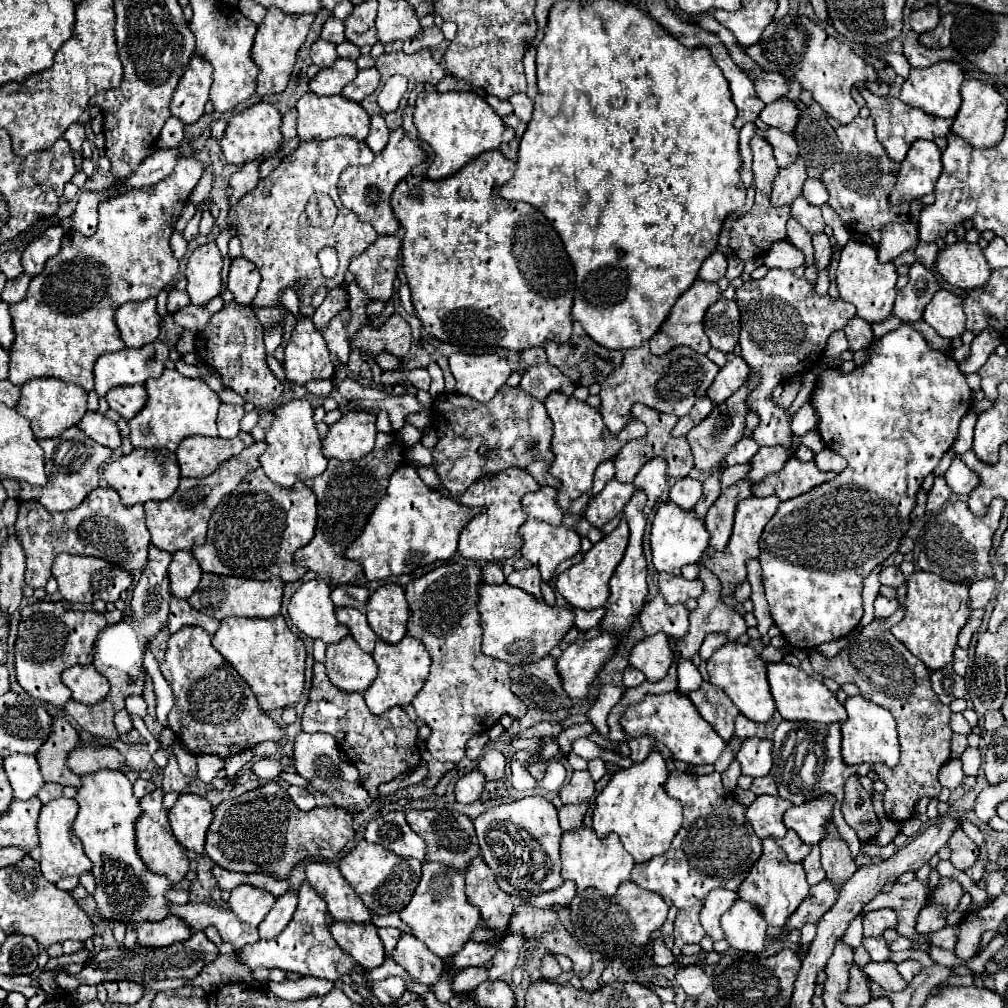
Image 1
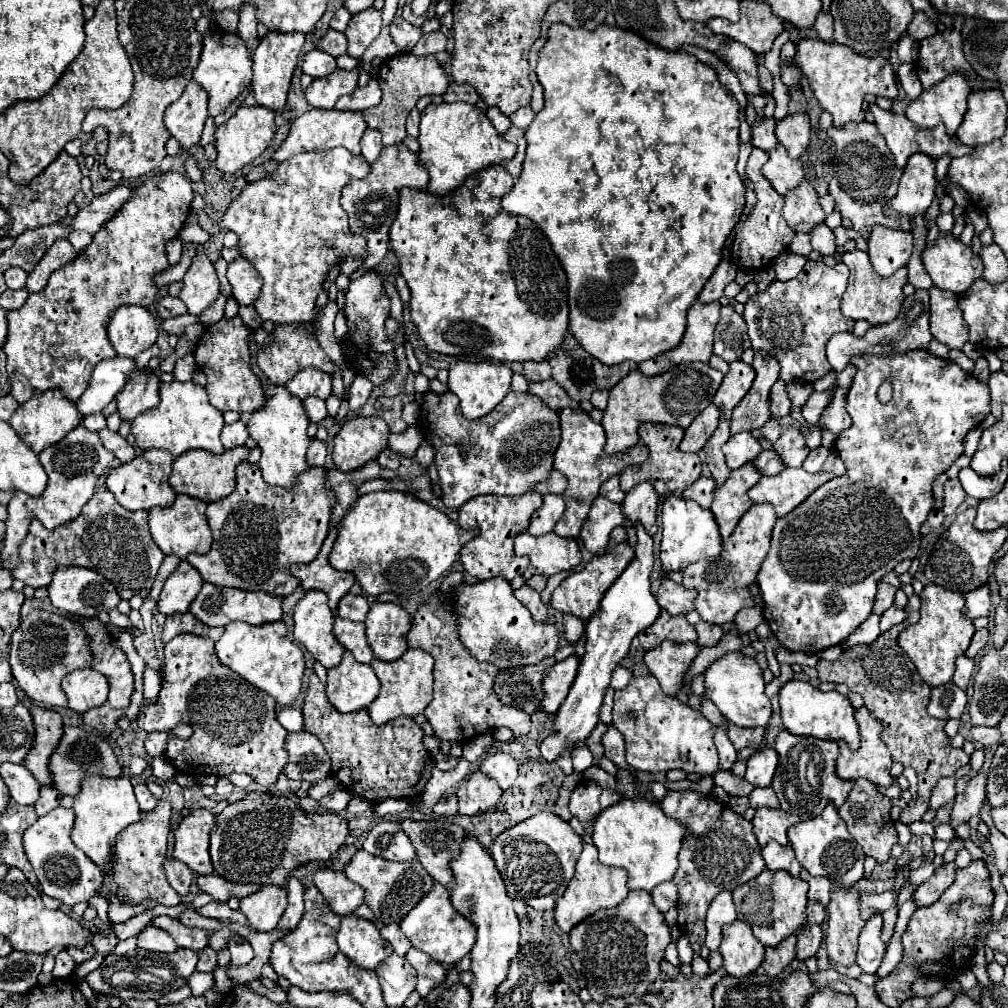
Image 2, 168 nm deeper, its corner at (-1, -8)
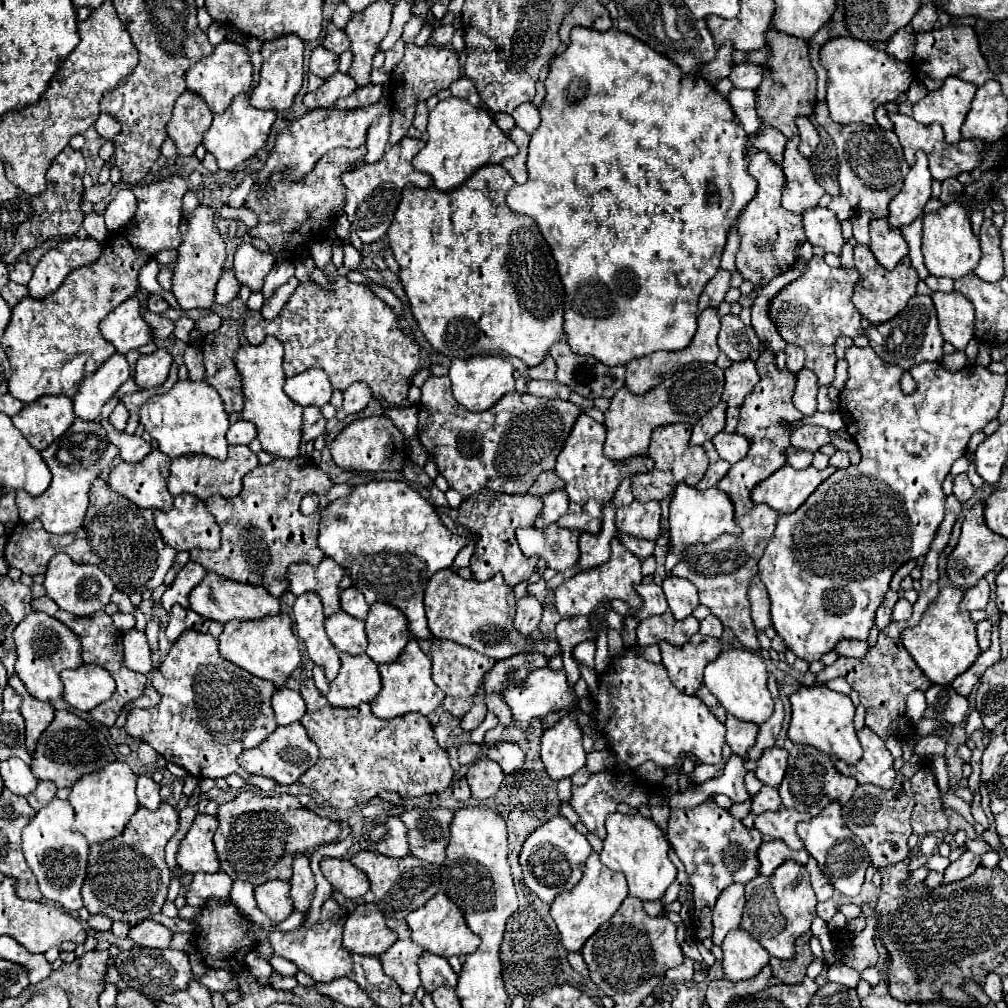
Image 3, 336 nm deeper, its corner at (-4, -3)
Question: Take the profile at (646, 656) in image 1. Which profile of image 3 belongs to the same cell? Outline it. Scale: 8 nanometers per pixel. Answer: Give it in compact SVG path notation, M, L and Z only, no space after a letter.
M698 632L684 646L660 642L660 650L672 684L686 694L696 694L702 686L702 672L720 654L722 642Z

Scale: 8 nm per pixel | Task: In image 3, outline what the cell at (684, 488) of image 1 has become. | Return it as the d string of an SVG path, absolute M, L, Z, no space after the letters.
M718 460L718 462L710 464L710 468L706 470L704 478L700 480L700 484L698 484L696 488L698 488L698 490L706 490L706 488L716 486L716 484L718 484L718 482L720 482L720 480L726 476L728 468L730 468L730 464L728 464L726 460Z

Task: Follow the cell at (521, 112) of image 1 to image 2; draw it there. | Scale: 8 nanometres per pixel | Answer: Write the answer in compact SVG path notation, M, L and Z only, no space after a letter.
M525 105L525 107L517 109L517 113L511 113L509 117L511 117L511 121L513 121L515 127L519 127L519 129L527 129L527 127L531 125L535 113L533 113L533 109L531 109L529 105Z

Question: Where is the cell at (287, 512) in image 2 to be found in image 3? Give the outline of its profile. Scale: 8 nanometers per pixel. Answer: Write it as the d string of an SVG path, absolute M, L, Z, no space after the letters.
M296 456L294 464L276 458L268 466L258 466L244 476L244 488L236 498L226 500L222 496L212 496L206 500L208 512L222 530L222 546L216 552L190 550L190 560L230 580L264 586L274 598L280 598L288 590L286 570L292 562L316 566L324 558L316 542L320 512L306 516L300 512L300 502L306 494L314 492L318 496L318 506L326 508L326 492L330 488L332 482L328 474L306 456Z

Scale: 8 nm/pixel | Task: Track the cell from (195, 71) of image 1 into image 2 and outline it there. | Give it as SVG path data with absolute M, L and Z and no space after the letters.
M189 81L183 95L165 109L165 125L183 149L195 145L201 139L203 125L207 119L207 93L197 85L197 81Z

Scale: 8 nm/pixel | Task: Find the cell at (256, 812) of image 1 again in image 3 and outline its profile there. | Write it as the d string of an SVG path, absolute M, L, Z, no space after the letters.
M242 792L234 800L220 804L216 818L220 826L214 834L214 844L220 868L230 878L240 878L254 886L260 886L266 880L290 880L296 852L308 852L322 844L336 842L340 834L336 822L316 816L290 794L262 796L258 792Z

